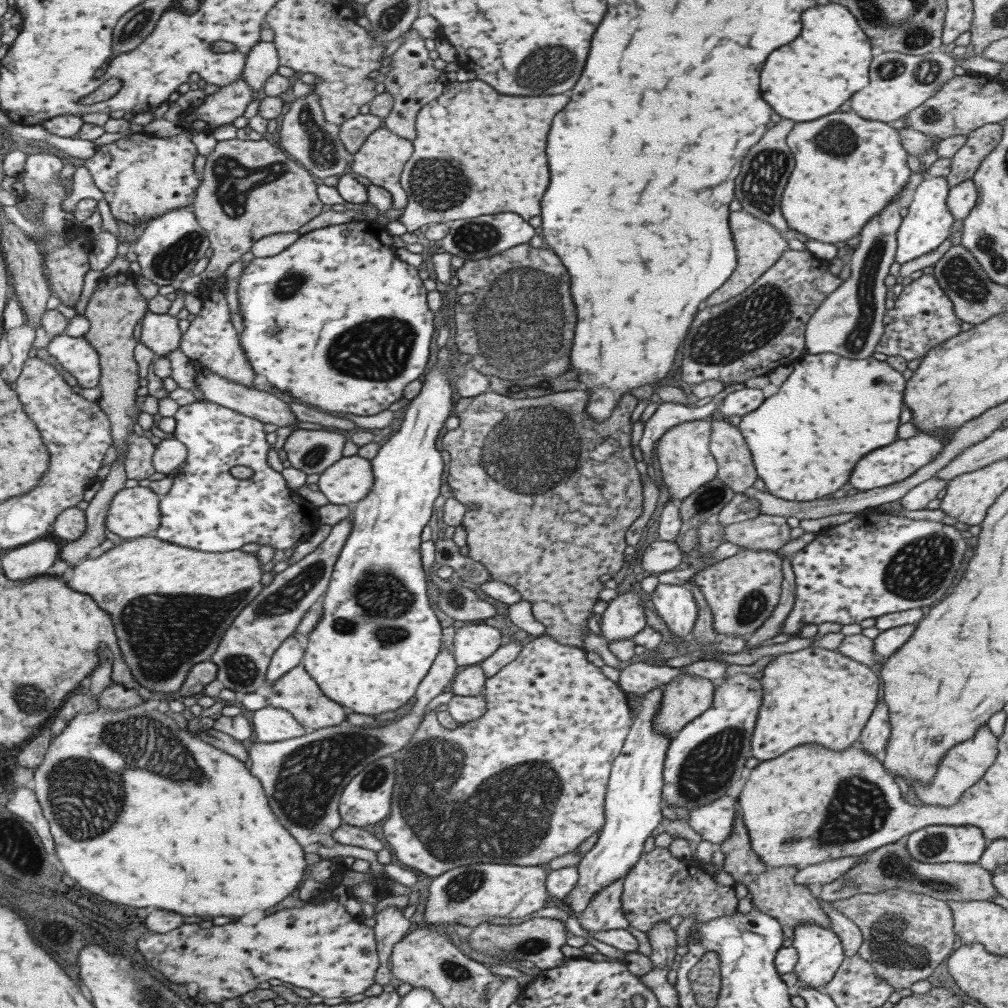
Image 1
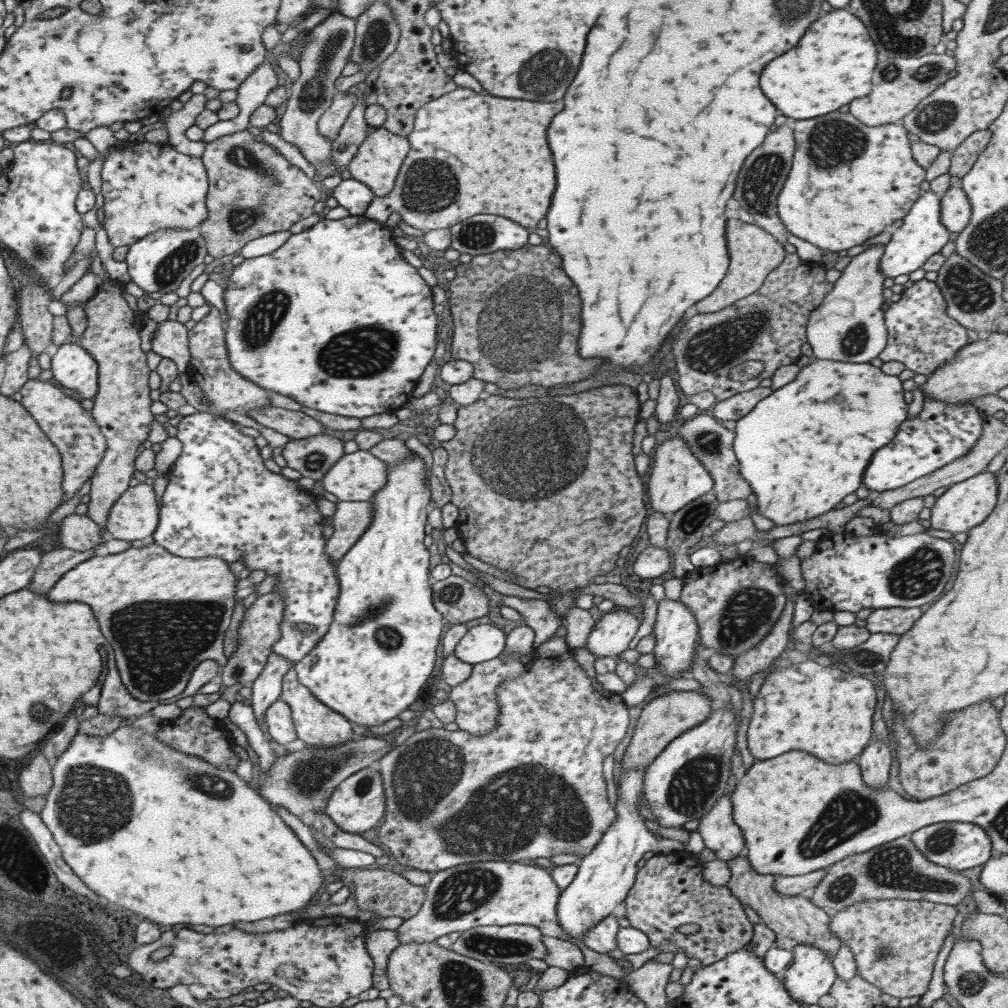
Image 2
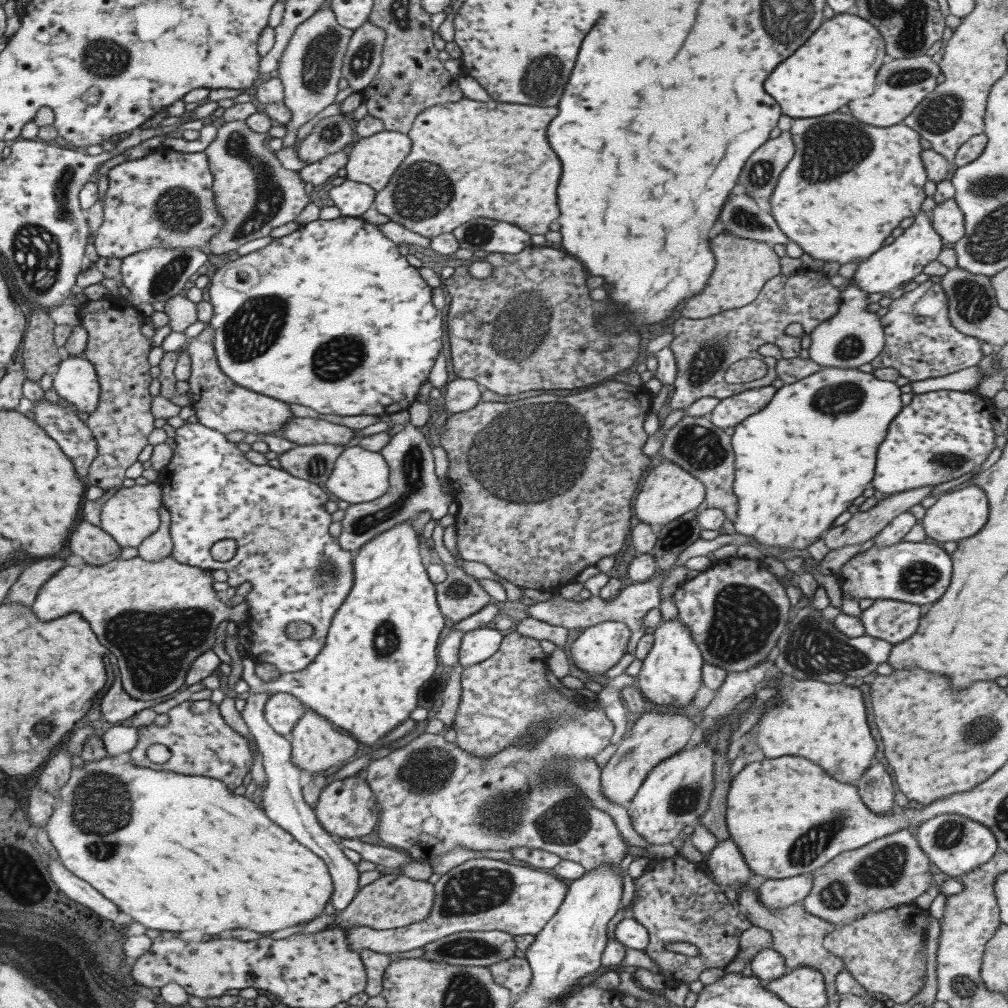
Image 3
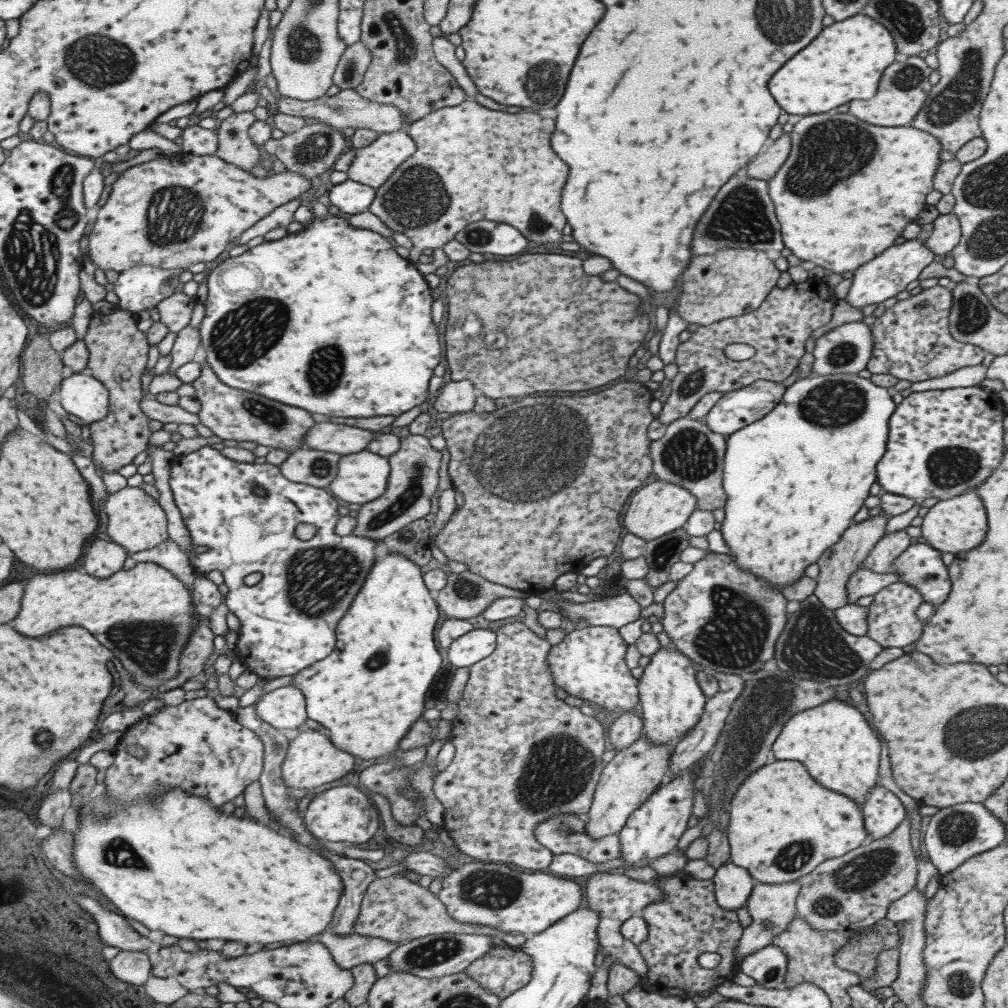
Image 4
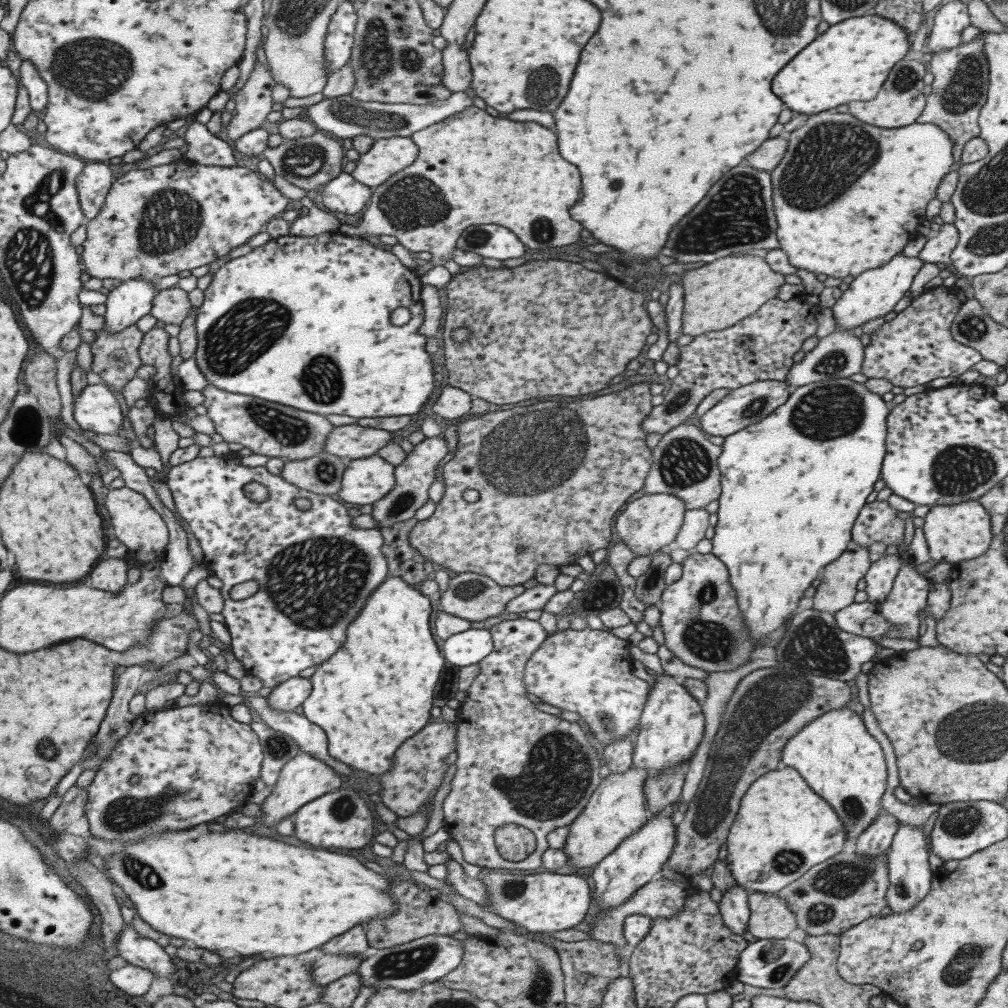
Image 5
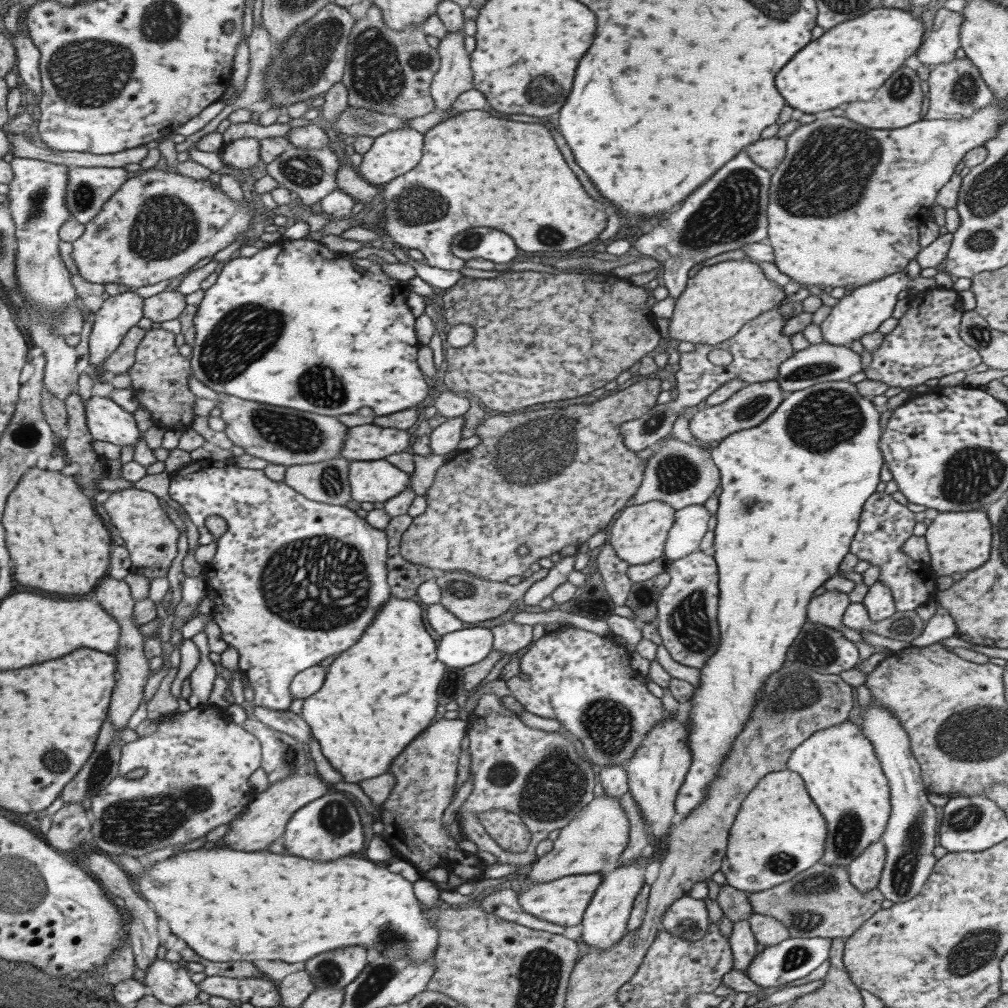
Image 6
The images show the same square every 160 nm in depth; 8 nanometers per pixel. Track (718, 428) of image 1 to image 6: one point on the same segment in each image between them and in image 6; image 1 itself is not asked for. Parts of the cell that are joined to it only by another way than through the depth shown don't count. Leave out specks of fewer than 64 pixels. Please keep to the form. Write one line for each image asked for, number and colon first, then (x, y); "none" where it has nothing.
2: (711, 443)
3: (704, 451)
4: (686, 455)
5: (684, 465)
6: (679, 474)

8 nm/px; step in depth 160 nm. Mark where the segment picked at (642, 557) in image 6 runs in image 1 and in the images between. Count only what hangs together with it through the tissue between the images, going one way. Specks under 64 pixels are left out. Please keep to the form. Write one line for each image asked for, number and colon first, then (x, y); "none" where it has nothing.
1: (685, 463)
2: (676, 477)
3: (667, 491)
4: (658, 508)
5: (649, 523)

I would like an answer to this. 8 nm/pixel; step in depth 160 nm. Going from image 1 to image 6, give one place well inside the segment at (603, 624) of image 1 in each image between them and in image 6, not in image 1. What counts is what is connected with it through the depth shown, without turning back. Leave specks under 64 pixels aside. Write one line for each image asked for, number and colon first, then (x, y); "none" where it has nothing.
2: (609, 636)
3: (595, 649)
4: (588, 663)
5: (588, 671)
6: (583, 680)

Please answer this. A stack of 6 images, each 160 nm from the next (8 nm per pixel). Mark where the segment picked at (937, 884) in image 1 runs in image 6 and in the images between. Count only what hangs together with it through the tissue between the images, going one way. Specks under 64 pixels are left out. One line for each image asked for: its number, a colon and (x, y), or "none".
2: (895, 870)
3: (890, 871)
4: (850, 892)
5: (833, 896)
6: (820, 902)

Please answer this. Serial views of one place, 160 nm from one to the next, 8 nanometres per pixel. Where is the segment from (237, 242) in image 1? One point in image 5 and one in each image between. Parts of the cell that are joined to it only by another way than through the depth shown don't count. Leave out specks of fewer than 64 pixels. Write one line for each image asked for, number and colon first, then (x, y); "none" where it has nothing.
2: (252, 191)
3: (253, 194)
4: (234, 146)
5: (252, 101)

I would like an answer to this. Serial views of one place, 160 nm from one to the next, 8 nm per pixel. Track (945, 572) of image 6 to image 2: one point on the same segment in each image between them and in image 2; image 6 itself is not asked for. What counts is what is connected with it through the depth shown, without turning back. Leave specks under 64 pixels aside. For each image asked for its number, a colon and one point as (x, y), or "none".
2: (964, 505)
3: (956, 515)
4: (959, 523)
5: (953, 533)

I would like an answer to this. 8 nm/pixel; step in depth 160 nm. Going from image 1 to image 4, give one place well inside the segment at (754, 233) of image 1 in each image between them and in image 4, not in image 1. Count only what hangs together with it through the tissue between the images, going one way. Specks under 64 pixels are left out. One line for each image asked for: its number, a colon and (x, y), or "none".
2: (753, 253)
3: (742, 266)
4: (730, 282)

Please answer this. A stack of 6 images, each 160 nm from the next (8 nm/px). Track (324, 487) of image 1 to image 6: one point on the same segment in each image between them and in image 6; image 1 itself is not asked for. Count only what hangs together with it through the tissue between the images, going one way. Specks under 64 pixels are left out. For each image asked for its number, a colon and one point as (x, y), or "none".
2: (356, 477)
3: (358, 475)
4: (361, 477)
5: (364, 481)
6: (372, 481)

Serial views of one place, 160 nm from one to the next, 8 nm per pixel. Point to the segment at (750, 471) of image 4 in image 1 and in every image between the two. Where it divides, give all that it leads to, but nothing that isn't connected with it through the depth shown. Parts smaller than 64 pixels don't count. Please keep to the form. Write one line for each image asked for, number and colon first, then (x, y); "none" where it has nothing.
1: (804, 440)
2: (802, 449)
3: (800, 462)

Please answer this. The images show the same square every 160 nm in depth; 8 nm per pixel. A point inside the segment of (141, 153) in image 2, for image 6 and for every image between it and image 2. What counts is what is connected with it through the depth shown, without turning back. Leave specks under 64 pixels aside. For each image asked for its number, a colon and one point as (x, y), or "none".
3: (164, 200)
4: (175, 211)
5: (156, 222)
6: (158, 224)

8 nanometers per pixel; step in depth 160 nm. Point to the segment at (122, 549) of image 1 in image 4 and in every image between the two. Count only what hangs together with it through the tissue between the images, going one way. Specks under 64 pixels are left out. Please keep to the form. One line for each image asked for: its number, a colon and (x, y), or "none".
2: (132, 594)
3: (155, 617)
4: (143, 616)

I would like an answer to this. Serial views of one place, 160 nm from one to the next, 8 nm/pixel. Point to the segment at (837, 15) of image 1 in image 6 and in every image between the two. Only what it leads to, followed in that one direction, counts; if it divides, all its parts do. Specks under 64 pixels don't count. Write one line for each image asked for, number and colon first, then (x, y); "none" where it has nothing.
2: (818, 81)
3: (838, 63)
4: (845, 61)
5: (850, 60)
6: (849, 62)

